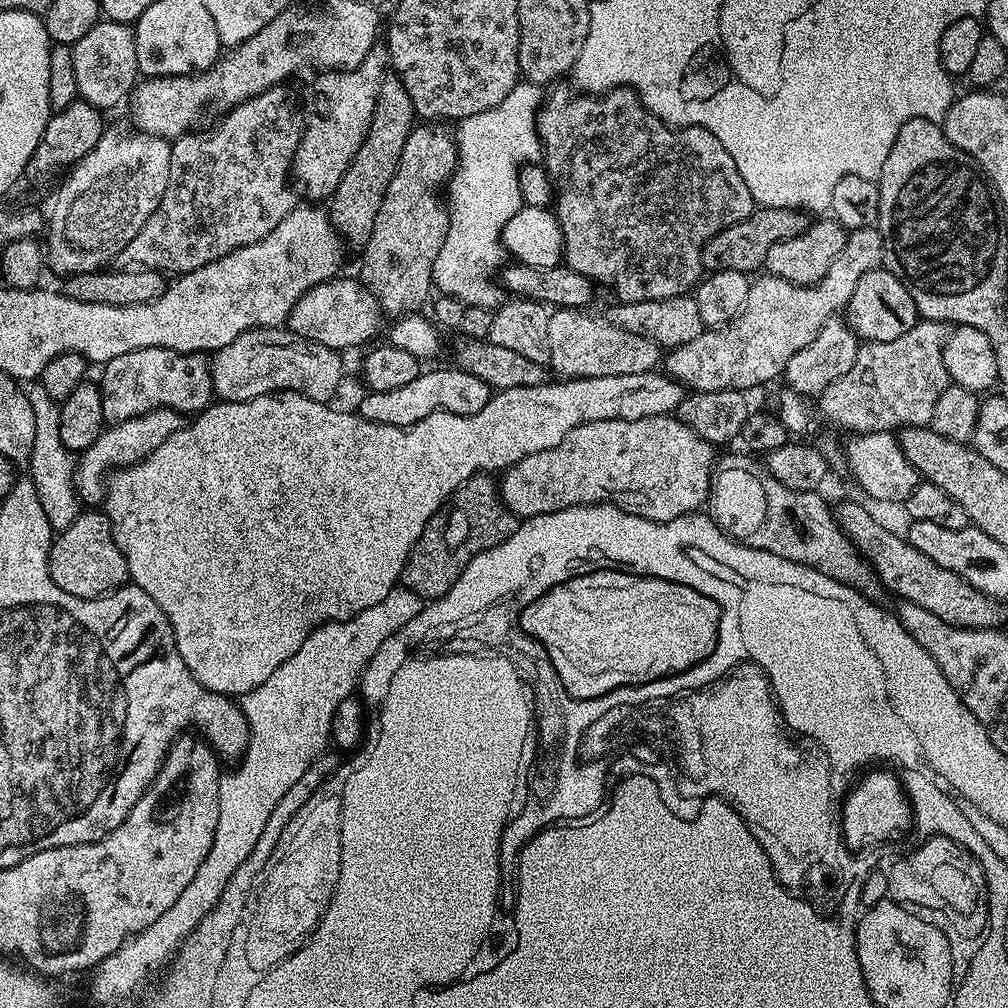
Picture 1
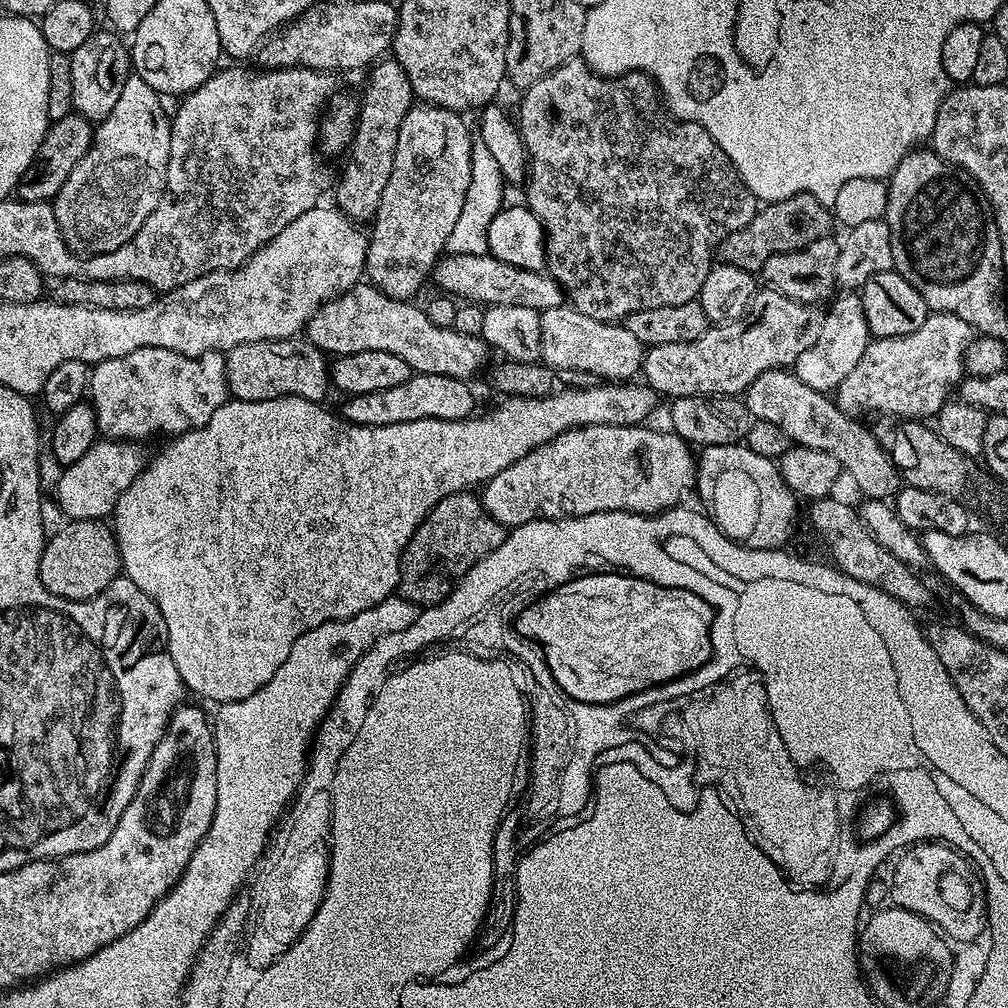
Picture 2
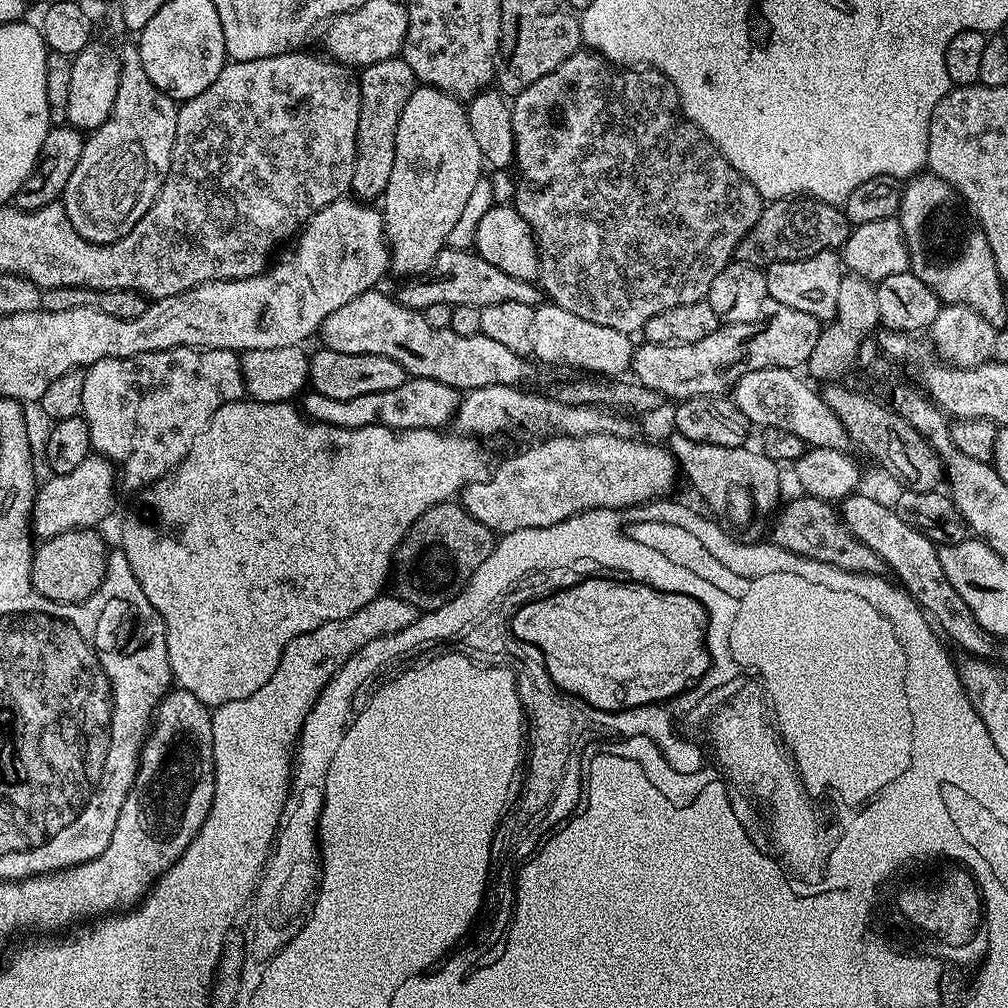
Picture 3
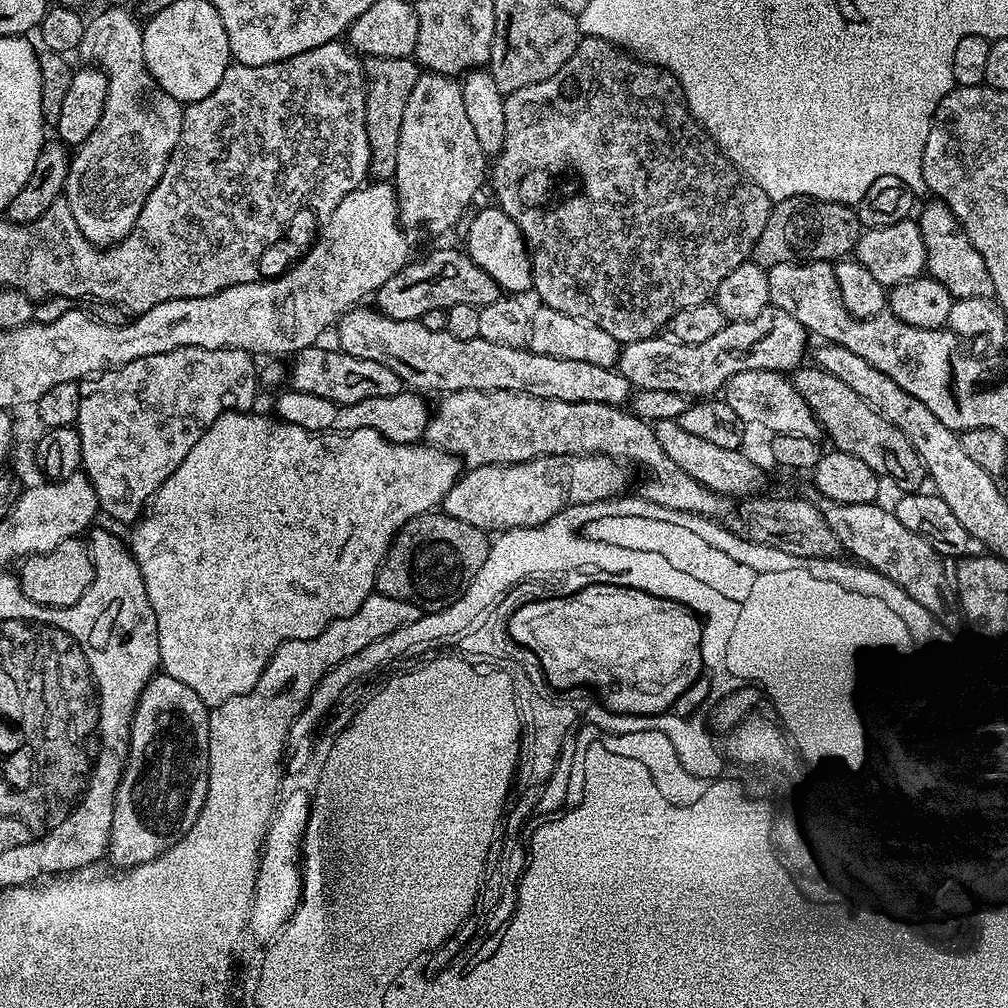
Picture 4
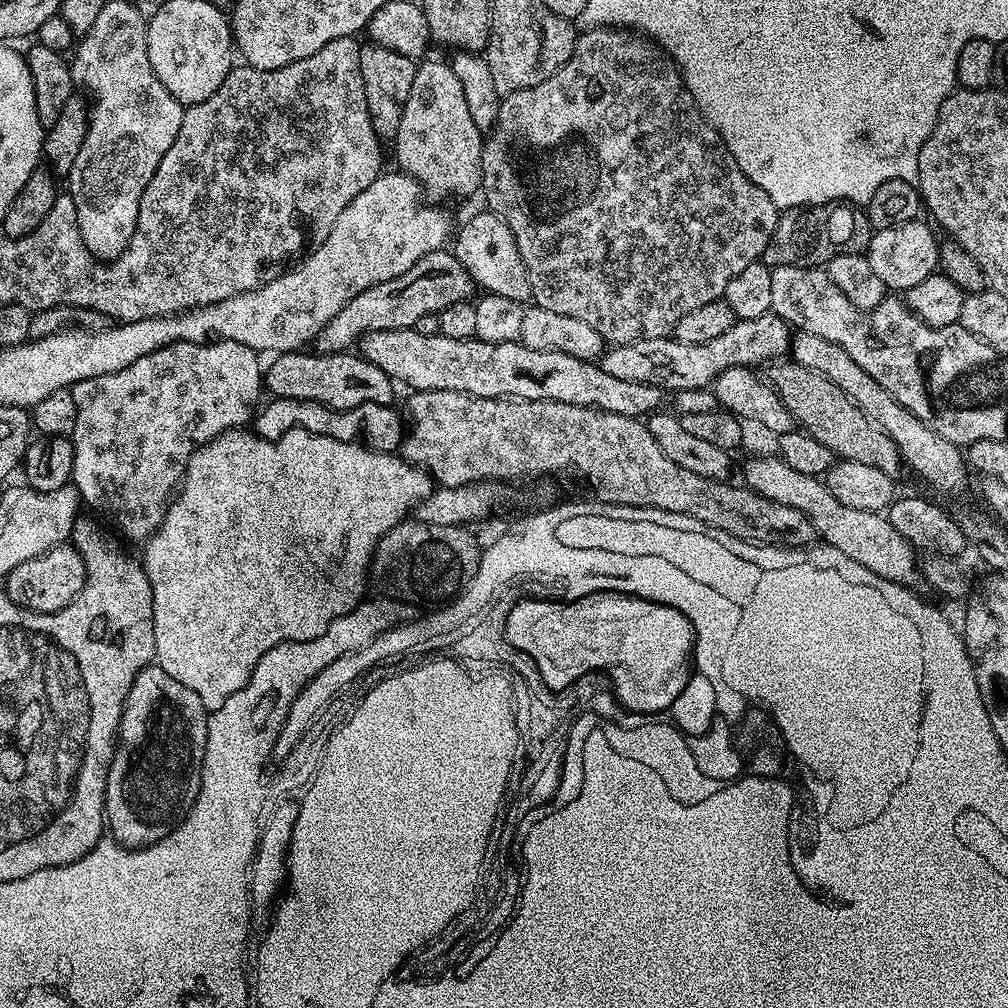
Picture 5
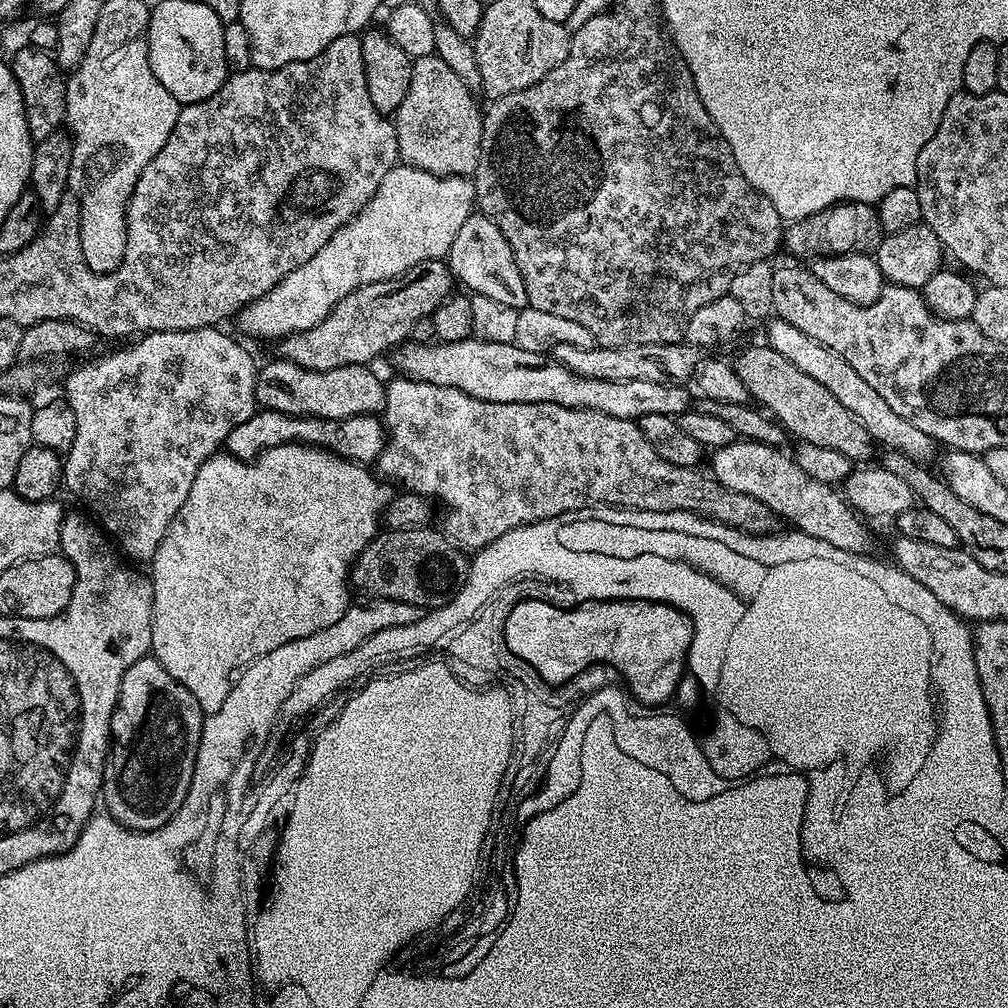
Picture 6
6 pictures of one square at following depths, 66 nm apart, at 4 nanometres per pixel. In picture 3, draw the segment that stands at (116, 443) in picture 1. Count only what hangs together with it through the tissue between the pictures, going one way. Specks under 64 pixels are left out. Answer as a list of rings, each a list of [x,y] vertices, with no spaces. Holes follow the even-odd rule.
[[[89,454],[70,474],[49,475],[48,481],[39,485],[32,504],[30,528],[37,537],[57,536],[75,528],[96,528],[112,512],[116,504],[118,472],[109,460]]]

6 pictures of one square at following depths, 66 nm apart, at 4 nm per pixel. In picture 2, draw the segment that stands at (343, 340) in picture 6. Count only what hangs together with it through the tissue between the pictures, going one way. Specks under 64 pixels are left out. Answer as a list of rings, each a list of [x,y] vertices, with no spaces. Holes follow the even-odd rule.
[[[490,254],[445,255],[436,265],[430,280],[433,285],[436,283],[440,287],[437,289],[441,293],[481,306],[530,306],[530,310],[541,313],[565,307],[566,304],[564,287],[547,271],[522,270]]]

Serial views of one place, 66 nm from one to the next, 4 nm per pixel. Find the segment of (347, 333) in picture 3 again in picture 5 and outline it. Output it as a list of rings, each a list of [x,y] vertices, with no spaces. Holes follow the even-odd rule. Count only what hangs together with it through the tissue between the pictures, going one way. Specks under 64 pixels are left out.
[[[399,328],[398,330],[378,330],[366,332],[358,341],[359,355],[365,360],[374,362],[378,370],[382,370],[397,385],[405,384],[408,390],[429,392],[430,390],[454,390],[465,392],[471,396],[494,396],[513,400],[553,400],[566,402],[570,406],[586,406],[606,410],[623,416],[637,418],[647,417],[657,411],[666,400],[665,389],[653,384],[630,382],[626,378],[613,378],[600,368],[599,363],[591,360],[579,360],[570,354],[558,354],[546,350],[530,350],[519,342],[502,342],[491,344],[485,340],[459,340],[445,336],[427,336],[418,334],[415,328]]]

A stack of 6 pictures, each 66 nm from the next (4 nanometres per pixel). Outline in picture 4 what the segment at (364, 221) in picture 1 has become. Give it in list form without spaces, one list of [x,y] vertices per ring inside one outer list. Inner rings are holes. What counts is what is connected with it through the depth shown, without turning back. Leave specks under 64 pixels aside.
[[[367,57],[363,61],[366,90],[366,138],[370,142],[369,177],[376,182],[388,182],[395,177],[398,166],[398,134],[402,130],[402,114],[414,82],[422,75],[415,59]]]

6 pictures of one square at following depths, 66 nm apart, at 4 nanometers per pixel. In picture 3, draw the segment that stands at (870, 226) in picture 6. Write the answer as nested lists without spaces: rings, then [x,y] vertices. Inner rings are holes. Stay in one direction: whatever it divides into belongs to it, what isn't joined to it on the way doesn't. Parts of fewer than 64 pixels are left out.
[[[807,194],[765,203],[758,222],[736,247],[735,259],[764,270],[774,262],[790,262],[810,258],[819,252],[835,252],[843,249],[848,240],[850,225],[843,207],[827,204]]]

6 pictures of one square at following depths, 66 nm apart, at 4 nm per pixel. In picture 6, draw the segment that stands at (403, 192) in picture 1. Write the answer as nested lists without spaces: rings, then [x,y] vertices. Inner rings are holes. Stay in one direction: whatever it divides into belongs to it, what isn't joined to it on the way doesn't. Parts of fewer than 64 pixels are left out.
[[[435,54],[418,56],[413,59],[410,74],[410,90],[406,90],[406,98],[402,98],[402,106],[394,113],[396,137],[398,138],[399,159],[418,170],[426,170],[435,176],[467,176],[471,177],[478,166],[480,147],[482,146],[482,126],[484,117],[482,108],[476,105],[473,89],[469,88],[442,58]]]

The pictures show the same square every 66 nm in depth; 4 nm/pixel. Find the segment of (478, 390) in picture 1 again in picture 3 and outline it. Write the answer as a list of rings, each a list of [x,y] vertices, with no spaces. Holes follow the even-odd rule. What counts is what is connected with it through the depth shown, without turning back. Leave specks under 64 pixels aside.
[[[413,376],[394,390],[381,390],[379,394],[358,394],[358,398],[345,400],[326,398],[326,394],[308,390],[302,396],[302,411],[310,420],[316,420],[319,424],[333,424],[339,428],[361,428],[377,424],[396,432],[419,428],[440,430],[453,423],[461,399],[461,389],[446,386],[446,382]]]

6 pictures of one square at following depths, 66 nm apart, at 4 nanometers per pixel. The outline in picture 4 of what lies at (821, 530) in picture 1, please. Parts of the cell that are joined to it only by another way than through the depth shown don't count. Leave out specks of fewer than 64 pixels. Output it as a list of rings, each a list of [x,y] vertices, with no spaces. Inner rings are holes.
[[[658,420],[655,421],[654,427],[658,446],[662,446],[662,454],[666,454],[666,458],[670,458],[674,466],[686,470],[690,478],[702,482],[702,486],[723,496],[737,498],[751,496],[761,491],[760,468],[750,457],[743,456],[740,448],[714,446],[702,438],[697,438],[695,434],[682,430],[679,420]]]

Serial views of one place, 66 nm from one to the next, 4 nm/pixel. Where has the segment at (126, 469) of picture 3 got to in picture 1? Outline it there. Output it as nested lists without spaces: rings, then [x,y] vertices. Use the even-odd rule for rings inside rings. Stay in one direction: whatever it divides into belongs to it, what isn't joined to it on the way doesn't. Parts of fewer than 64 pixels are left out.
[[[169,348],[130,350],[130,354],[118,354],[118,358],[108,361],[103,365],[101,372],[104,373],[98,377],[98,383],[102,394],[102,414],[108,424],[121,424],[159,408],[172,408],[185,414],[199,414],[214,400],[212,365],[203,355],[195,352],[179,352]]]

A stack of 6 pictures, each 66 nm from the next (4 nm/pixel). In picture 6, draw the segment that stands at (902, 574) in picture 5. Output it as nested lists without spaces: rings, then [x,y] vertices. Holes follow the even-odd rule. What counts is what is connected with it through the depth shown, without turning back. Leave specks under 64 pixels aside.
[[[737,439],[731,444],[715,449],[711,453],[712,469],[710,475],[722,486],[730,490],[738,490],[738,494],[746,494],[762,502],[762,506],[770,506],[781,521],[788,520],[797,532],[805,532],[807,536],[818,538],[822,542],[830,542],[830,546],[838,546],[838,550],[847,552],[871,553],[872,536],[859,524],[848,501],[833,485],[818,482],[810,478],[796,464],[791,455],[779,448],[760,444],[756,440]]]

